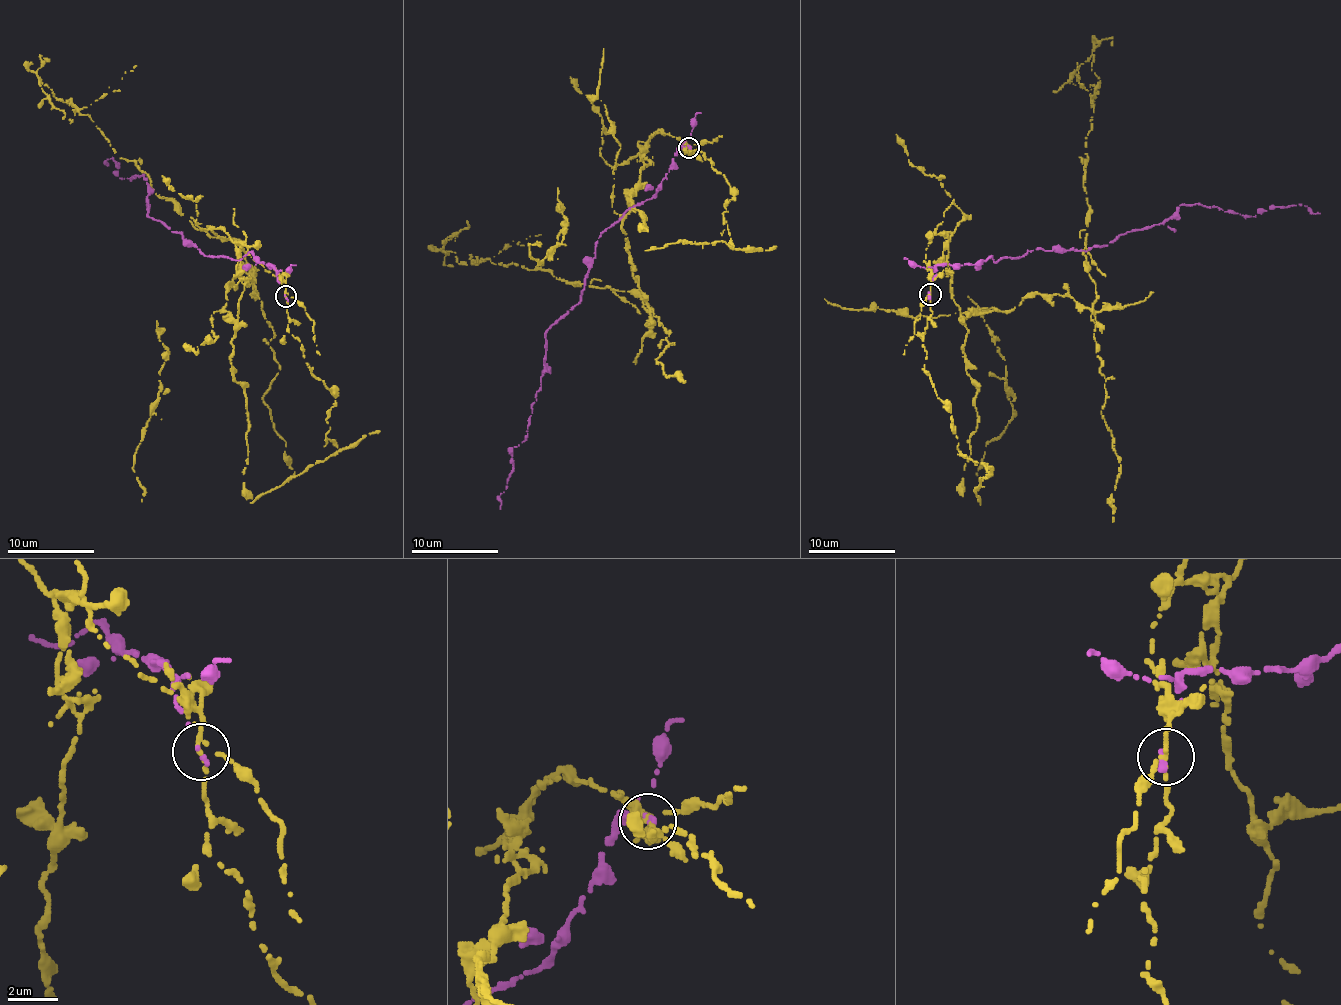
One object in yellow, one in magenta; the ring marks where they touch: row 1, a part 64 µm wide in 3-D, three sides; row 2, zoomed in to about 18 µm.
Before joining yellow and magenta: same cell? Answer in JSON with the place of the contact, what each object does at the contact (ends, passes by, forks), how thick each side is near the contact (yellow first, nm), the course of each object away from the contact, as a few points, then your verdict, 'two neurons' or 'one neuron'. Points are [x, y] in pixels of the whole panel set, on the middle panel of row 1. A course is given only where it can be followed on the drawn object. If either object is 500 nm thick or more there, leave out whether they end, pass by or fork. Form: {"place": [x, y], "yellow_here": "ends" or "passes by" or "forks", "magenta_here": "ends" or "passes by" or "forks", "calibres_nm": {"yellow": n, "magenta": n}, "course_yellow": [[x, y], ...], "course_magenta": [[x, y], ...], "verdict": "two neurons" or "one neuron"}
{"place": [689, 147], "yellow_here": "forks", "magenta_here": "ends", "calibres_nm": {"yellow": 130, "magenta": 200}, "course_yellow": [[688, 147], [651, 136], [622, 222], [651, 307], [639, 294], [552, 271], [461, 263], [442, 249], [467, 221]], "course_magenta": [[688, 147], [678, 149], [661, 189], [606, 230], [580, 300], [546, 332], [527, 438], [514, 447], [501, 508]], "verdict": "two neurons"}

